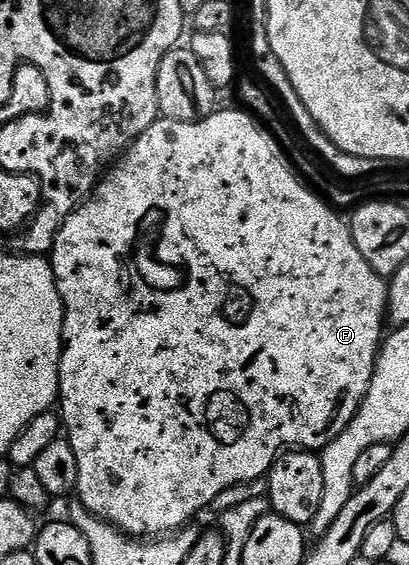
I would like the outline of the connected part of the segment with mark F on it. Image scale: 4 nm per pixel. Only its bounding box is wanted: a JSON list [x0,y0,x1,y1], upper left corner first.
[49,109,387,537]

